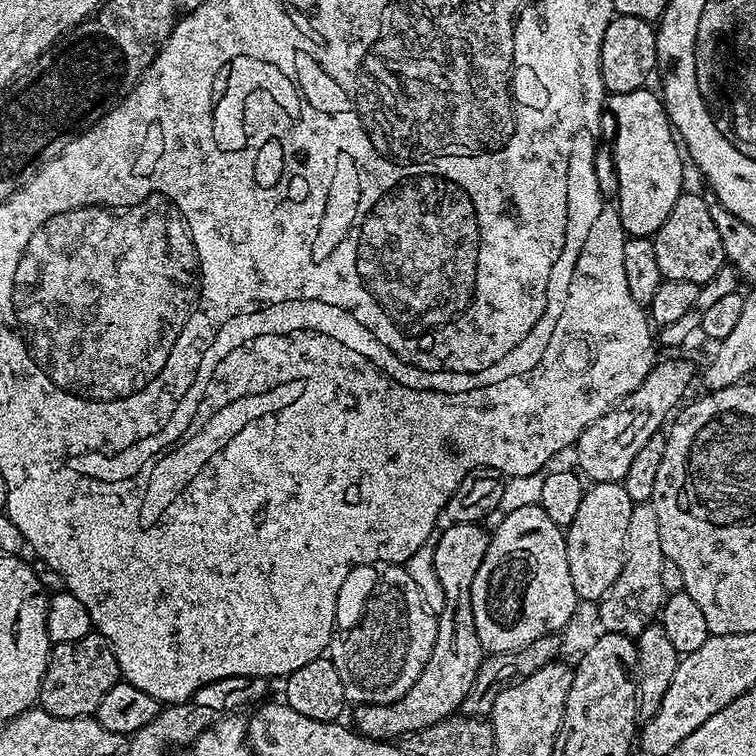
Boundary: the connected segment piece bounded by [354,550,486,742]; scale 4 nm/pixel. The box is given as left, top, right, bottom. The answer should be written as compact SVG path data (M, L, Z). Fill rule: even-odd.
M438 550L434 554L434 562L437 574L443 579L447 599L443 610L438 613L436 641L430 654L430 662L426 662L418 682L414 682L414 686L410 686L410 690L402 698L392 704L361 704L355 709L354 728L361 736L392 742L407 736L409 732L416 732L416 708L420 708L420 716L424 716L424 720L433 720L435 724L436 716L445 720L461 707L471 690L480 664L485 660L486 653L478 642L478 630L474 626L470 591L472 576L478 574L479 559L473 558L465 564L456 565L450 553ZM416 700L420 700L420 704L416 704Z

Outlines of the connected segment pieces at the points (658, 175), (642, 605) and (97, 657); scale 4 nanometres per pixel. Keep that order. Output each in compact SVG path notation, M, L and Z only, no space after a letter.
M645 86L626 94L613 92L606 100L607 111L612 111L616 119L616 145L612 148L612 156L616 159L615 203L620 213L620 225L629 237L655 237L662 222L670 218L674 202L678 202L680 193L686 188L685 157L681 145L668 118L668 111L664 109L663 99L657 93L655 96L650 89Z
M651 502L633 504L630 510L630 522L626 529L624 547L624 565L608 593L598 601L602 624L606 632L626 634L633 638L642 634L660 615L664 607L666 593L662 586L662 538L658 538L658 513Z
M93 630L86 634L86 638L78 638L78 642L51 645L46 674L42 674L38 704L45 712L58 718L91 717L98 710L98 702L102 702L106 693L121 680L118 658L111 642L101 632Z

